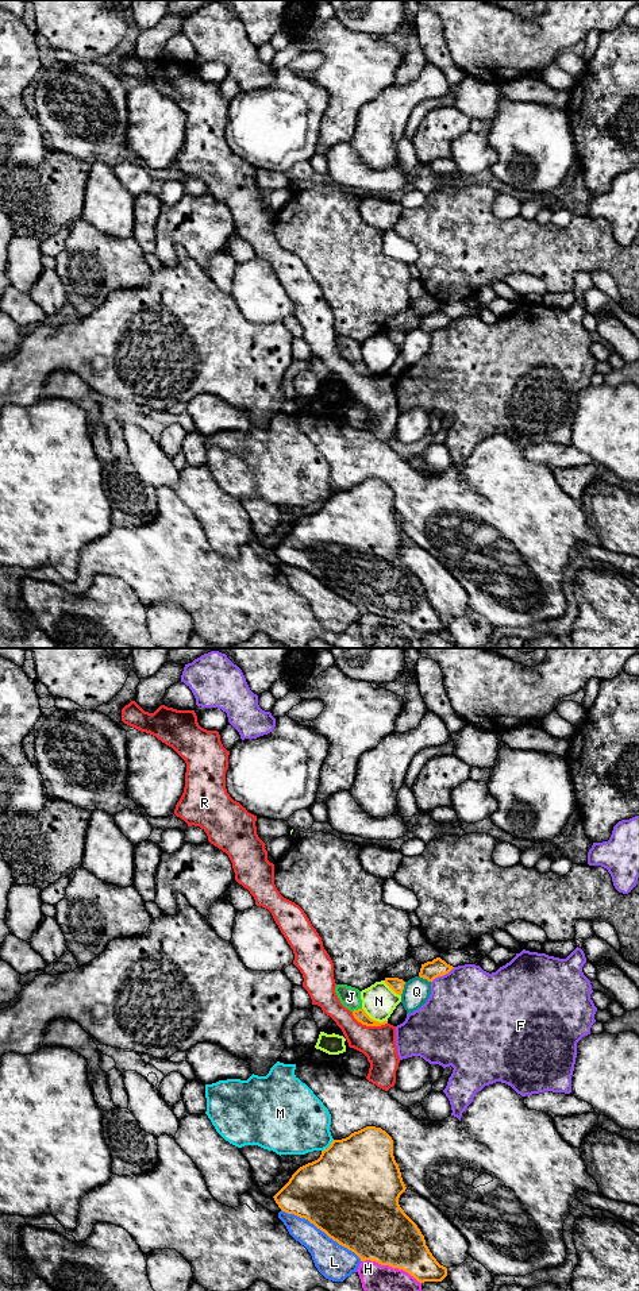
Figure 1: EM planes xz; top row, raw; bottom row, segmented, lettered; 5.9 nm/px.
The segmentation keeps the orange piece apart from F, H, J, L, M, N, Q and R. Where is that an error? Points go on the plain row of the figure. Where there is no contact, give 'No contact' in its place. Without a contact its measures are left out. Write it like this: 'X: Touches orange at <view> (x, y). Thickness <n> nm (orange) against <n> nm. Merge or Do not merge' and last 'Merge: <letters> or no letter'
F: Touches orange at xz (442, 327). Thickness 110 nm (orange) against 480 nm. Do not merge
H: Touches orange at xz (391, 617). Thickness 380 nm (orange) against 320 nm. Do not merge
J: Touches orange at xz (358, 361). Thickness 70 nm (orange) against 130 nm. Merge
L: Touches orange at xz (322, 582). Thickness 500 nm (orange) against 220 nm. Do not merge
M: Touches orange at xz (330, 497). Thickness 500 nm (orange) against 380 nm. Do not merge
N: Touches orange at xz (373, 372). Thickness 70 nm (orange) against 200 nm. Do not merge
Q: Touches orange at xz (403, 340). Thickness 80 nm (orange) against 160 nm. Do not merge
R: Touches orange at xz (368, 377). Thickness 70 nm (orange) against 200 nm. Do not merge
Merge: J

